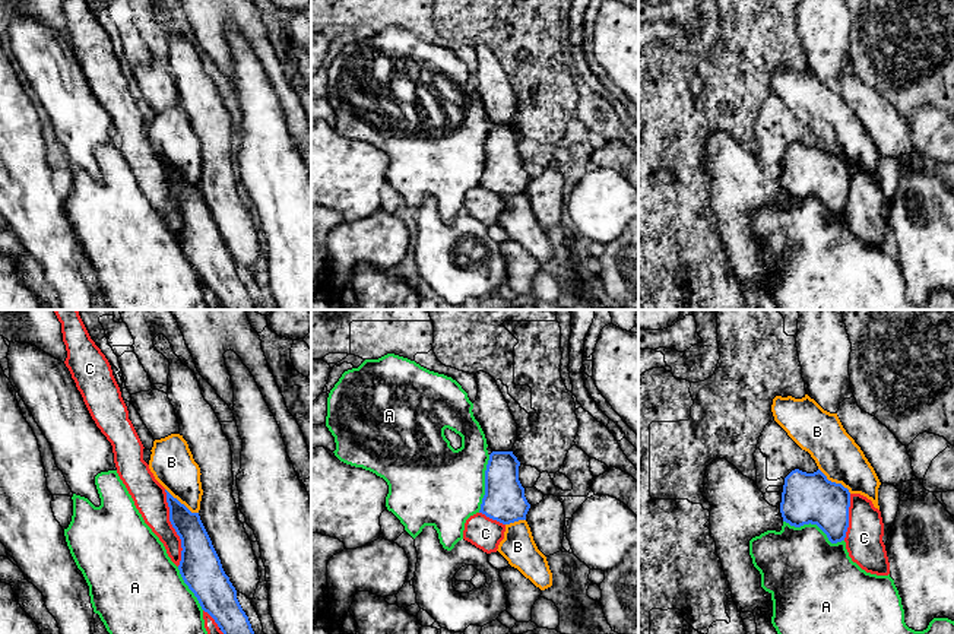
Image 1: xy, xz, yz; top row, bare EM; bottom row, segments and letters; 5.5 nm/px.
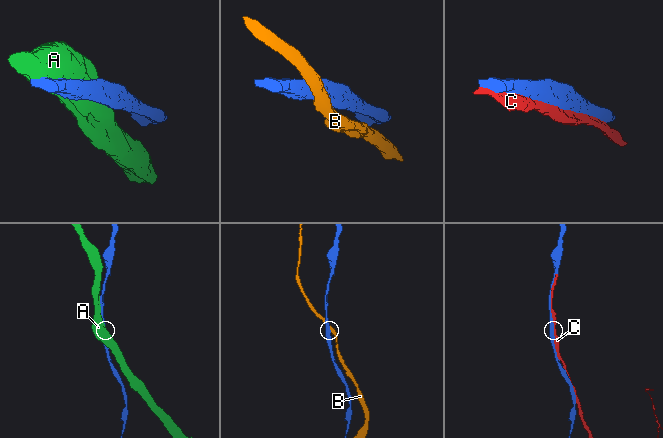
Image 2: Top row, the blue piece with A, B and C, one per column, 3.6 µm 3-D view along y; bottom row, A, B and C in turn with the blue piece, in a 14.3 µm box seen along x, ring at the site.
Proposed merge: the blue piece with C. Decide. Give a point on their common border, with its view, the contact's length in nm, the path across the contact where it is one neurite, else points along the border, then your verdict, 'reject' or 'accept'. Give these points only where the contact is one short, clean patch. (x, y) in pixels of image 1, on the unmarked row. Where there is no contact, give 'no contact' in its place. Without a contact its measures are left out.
contact xy (173, 199); length 440 nm; accept

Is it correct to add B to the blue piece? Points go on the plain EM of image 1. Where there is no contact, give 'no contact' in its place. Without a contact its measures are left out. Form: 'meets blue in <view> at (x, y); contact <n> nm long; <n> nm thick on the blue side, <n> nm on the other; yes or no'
meets blue in yz at (834, 155); contact 240 nm long; 280 nm thick on the blue side, 240 nm on the other; no

